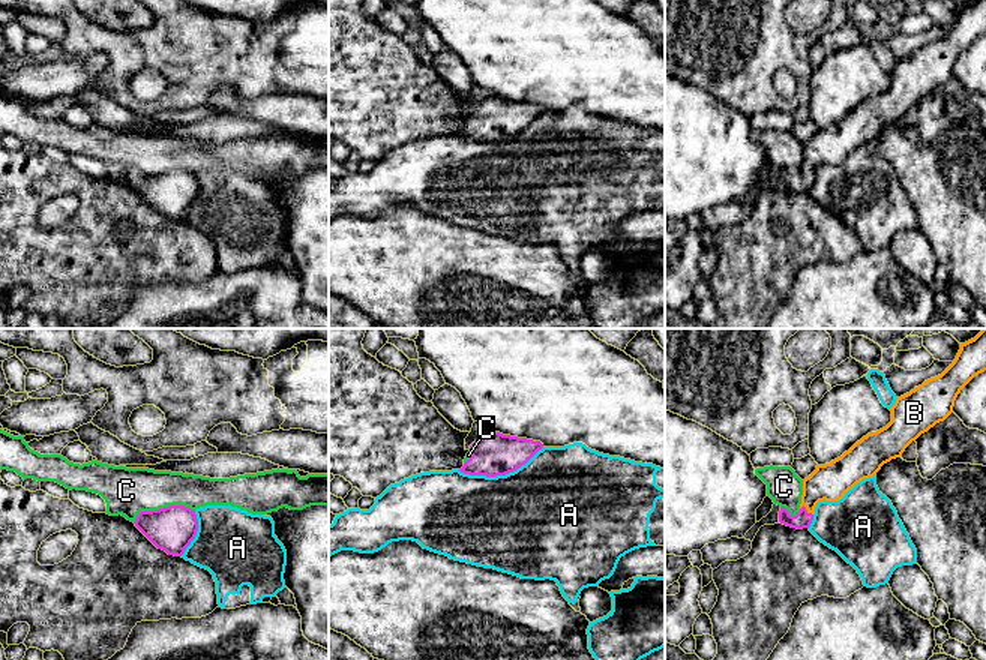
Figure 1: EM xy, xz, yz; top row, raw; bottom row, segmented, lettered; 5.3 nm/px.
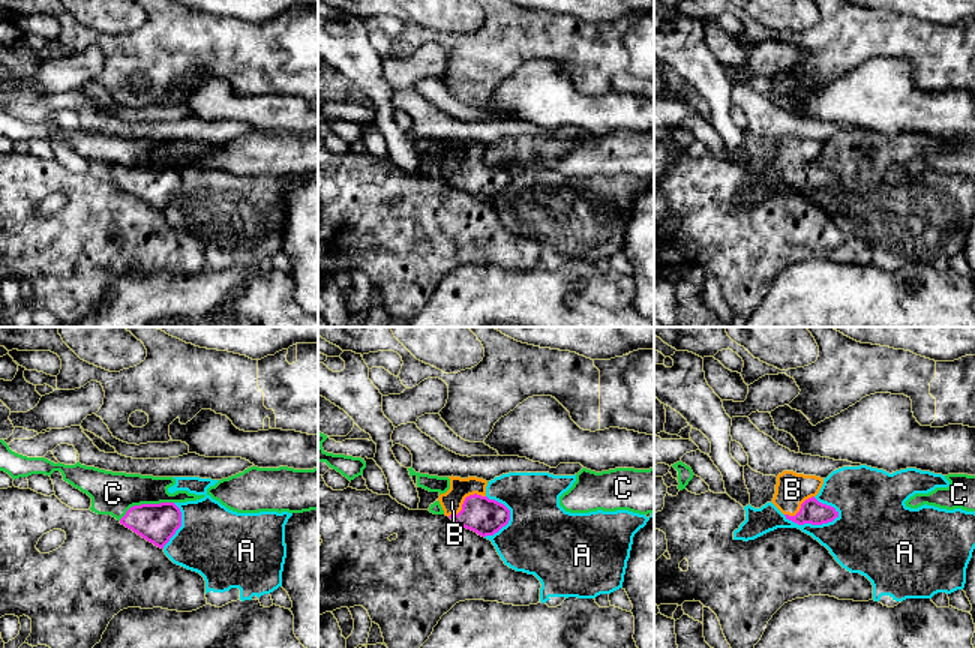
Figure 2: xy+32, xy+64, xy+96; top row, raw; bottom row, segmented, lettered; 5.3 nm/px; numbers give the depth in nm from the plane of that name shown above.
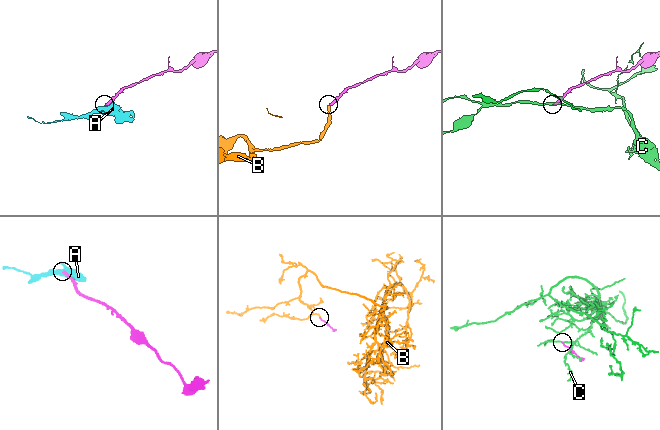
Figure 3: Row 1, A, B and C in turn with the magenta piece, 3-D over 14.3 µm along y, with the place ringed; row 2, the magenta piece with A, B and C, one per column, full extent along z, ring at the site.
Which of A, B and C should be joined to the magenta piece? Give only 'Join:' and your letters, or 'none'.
Join: B

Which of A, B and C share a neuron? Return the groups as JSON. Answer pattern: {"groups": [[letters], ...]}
{"groups": [["A"], ["B"], ["C"]]}

